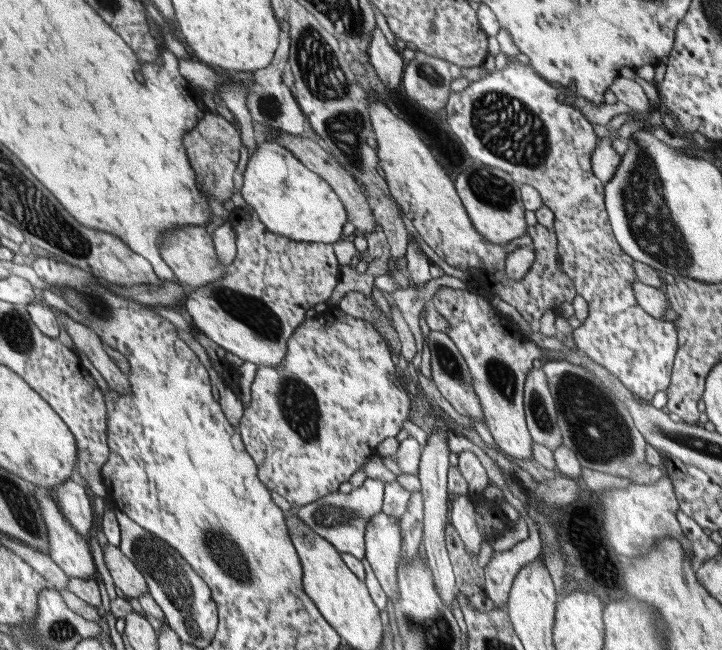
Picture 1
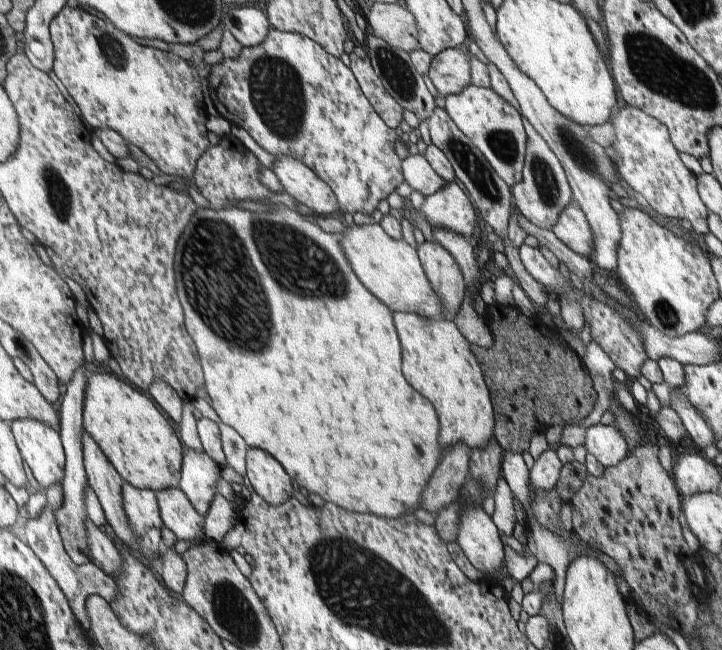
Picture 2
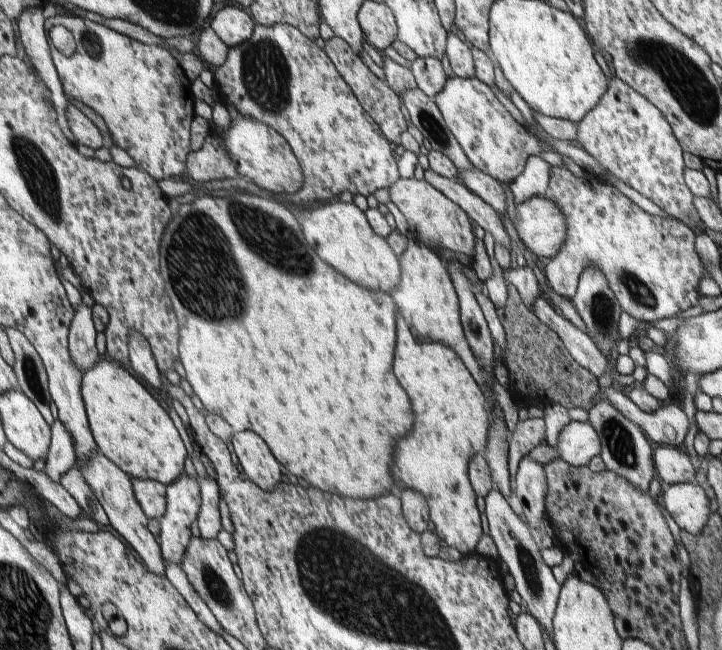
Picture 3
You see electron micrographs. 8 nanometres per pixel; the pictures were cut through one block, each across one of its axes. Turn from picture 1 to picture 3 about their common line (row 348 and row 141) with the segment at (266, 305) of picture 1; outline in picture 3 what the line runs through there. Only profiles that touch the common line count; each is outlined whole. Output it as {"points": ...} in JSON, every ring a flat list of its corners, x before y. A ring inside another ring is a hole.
{"points":[[239,114,238,120,232,120,230,129,226,133,220,133,220,136,226,136,222,140,230,158,237,163,238,174,246,176,260,188,275,193,292,194,298,192,305,183,301,162,298,162,289,142,268,124]]}

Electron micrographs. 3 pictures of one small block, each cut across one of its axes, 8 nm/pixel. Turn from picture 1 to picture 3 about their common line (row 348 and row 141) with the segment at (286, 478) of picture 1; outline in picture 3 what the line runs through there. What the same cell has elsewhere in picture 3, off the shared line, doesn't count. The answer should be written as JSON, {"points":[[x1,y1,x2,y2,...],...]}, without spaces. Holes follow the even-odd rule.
{"points":[[278,23,253,28,253,36,241,45,229,47,227,61,218,65,213,75,218,99,234,104,242,117,251,117,277,130,292,147,301,162,306,186,292,196,290,204,306,206,316,200,336,200,341,192,370,196,380,188,390,188,399,178,398,164,381,127,361,105,352,87,342,78,333,59,316,41,304,36,295,26]]}

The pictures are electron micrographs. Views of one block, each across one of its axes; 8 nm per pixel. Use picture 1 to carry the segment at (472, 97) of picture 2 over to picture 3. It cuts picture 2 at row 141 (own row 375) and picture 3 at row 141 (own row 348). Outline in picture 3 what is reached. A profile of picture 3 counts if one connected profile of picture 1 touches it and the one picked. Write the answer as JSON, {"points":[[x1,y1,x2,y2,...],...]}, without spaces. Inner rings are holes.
{"points":[[475,76,449,78,435,99,448,128,473,166,504,185,513,183,525,172,524,164,529,160,528,156,538,155,544,150,555,152,552,146,536,140,522,124,518,124,490,90,490,86]]}

